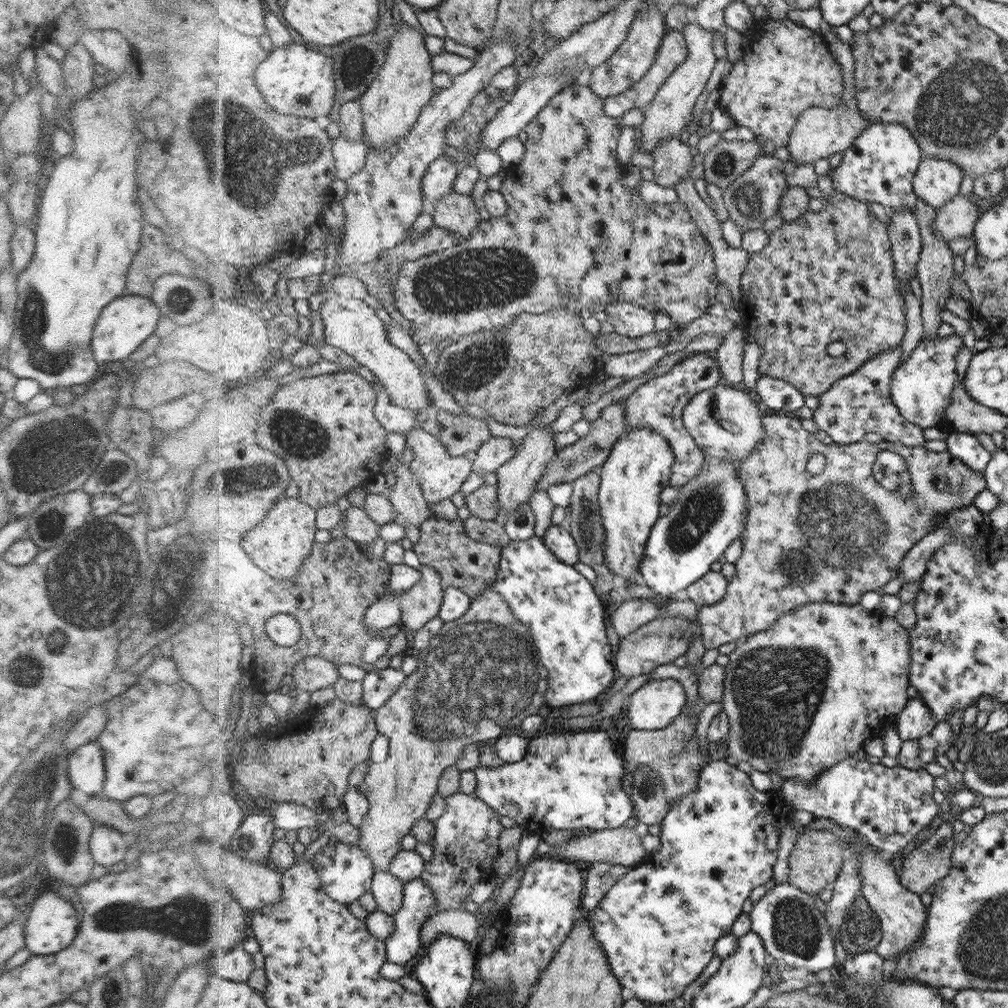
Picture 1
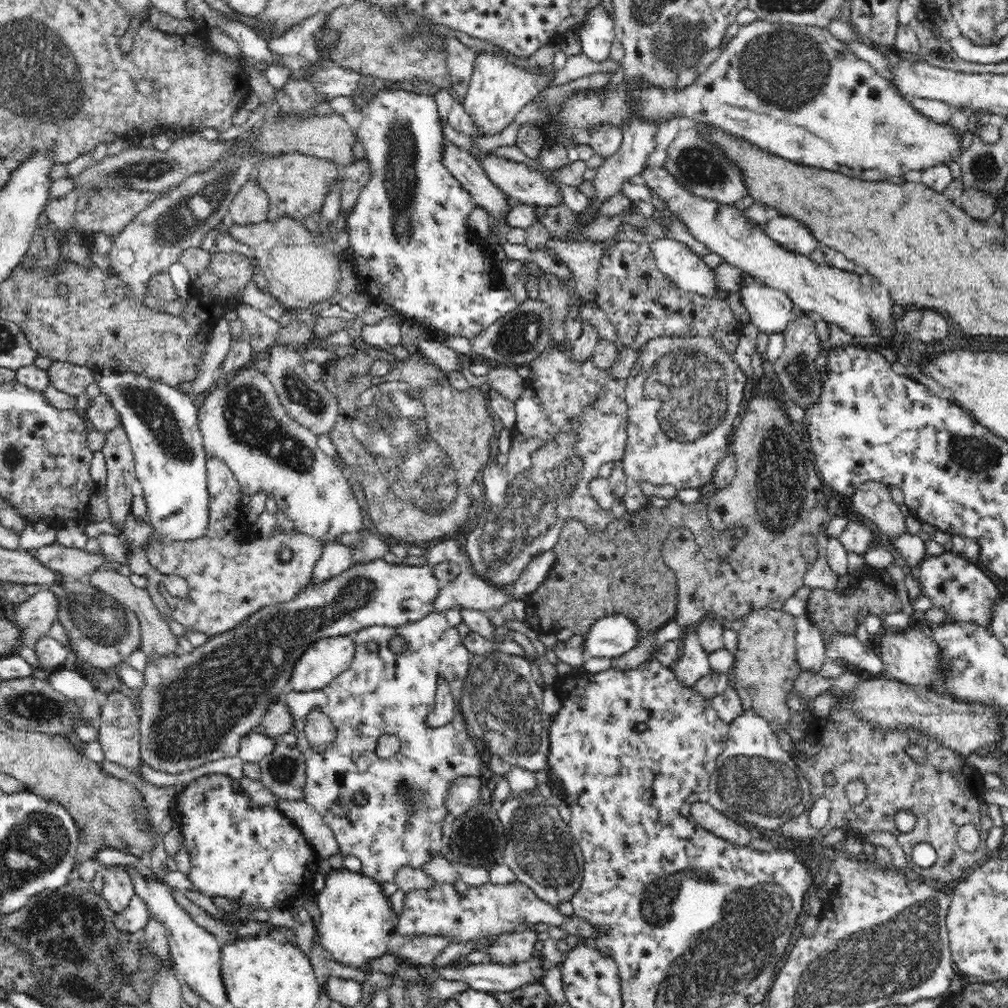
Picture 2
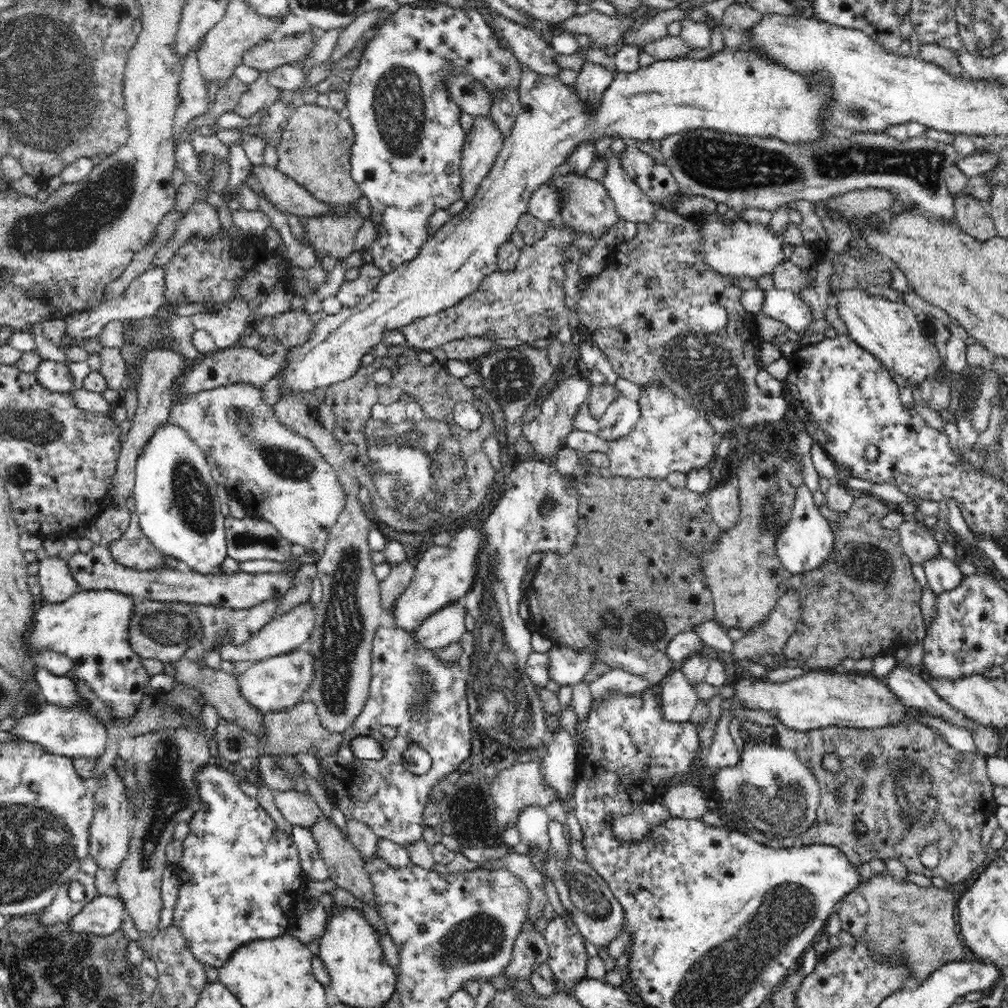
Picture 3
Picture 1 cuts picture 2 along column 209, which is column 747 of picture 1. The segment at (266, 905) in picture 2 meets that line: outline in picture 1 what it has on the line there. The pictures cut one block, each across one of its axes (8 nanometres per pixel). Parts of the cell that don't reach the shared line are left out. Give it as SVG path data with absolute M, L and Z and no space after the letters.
M710 760L707 765L702 768L700 777L698 778L698 790L686 793L686 796L678 802L678 805L672 806L667 812L667 816L660 824L661 832L661 848L656 853L650 853L642 863L634 866L628 874L621 880L616 882L615 886L610 888L604 898L600 899L599 905L592 910L584 910L586 919L590 919L592 929L594 929L594 937L598 938L599 944L607 958L610 959L610 969L614 975L618 977L618 981L622 978L622 985L626 987L631 996L642 999L646 1002L654 1004L670 1003L676 997L681 997L686 986L694 982L704 968L712 959L715 952L716 940L722 938L732 931L732 924L740 916L744 900L750 896L752 888L756 886L764 886L772 879L772 870L774 870L774 862L776 862L776 850L778 850L778 840L780 840L780 832L786 824L790 824L790 816L794 812L788 810L787 804L780 800L777 792L773 790L760 792L754 788L748 773L743 772L737 766L730 765L726 761Z

